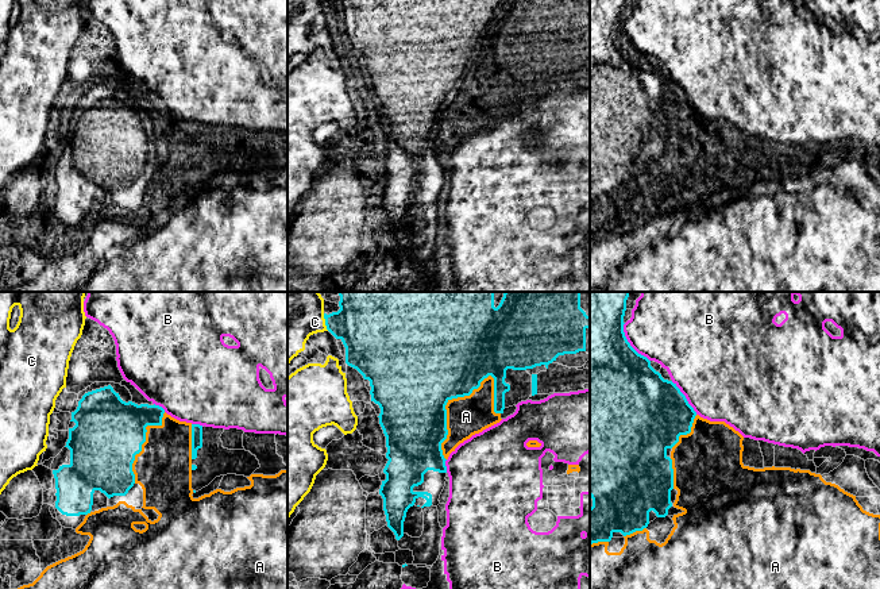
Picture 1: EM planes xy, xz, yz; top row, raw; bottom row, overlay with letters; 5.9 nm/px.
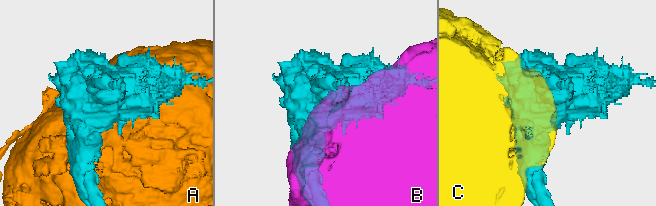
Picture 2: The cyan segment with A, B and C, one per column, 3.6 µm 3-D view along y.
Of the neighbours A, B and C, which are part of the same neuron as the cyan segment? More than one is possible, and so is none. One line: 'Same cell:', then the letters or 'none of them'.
Same cell: none of them

